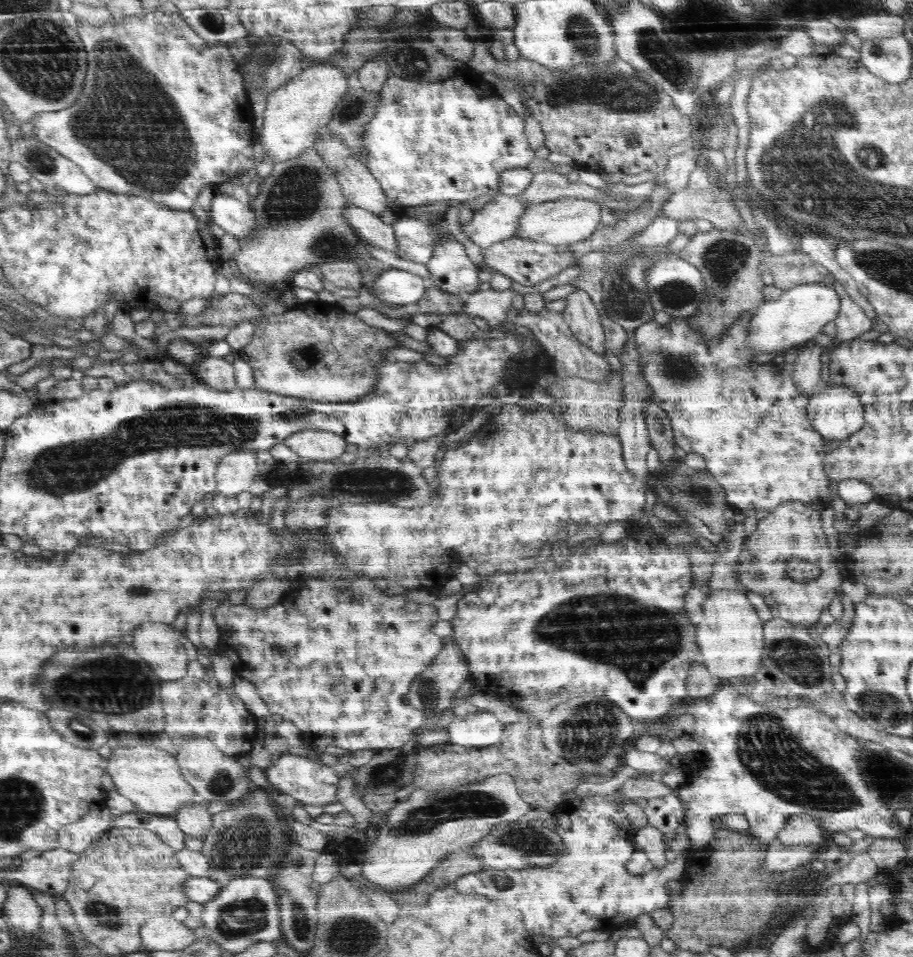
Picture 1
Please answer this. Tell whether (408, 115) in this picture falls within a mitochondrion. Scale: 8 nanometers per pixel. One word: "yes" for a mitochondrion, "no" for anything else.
no

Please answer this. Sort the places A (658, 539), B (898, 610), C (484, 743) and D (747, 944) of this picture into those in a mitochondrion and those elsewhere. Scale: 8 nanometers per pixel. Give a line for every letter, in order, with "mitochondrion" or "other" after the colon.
A: other
B: other
C: other
D: other

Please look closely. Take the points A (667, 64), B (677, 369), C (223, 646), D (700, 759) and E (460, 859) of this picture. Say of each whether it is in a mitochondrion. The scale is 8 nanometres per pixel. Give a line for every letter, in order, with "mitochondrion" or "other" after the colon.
A: mitochondrion
B: mitochondrion
C: other
D: other
E: other

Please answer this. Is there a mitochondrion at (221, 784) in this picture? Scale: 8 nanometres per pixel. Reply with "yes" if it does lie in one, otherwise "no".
yes

